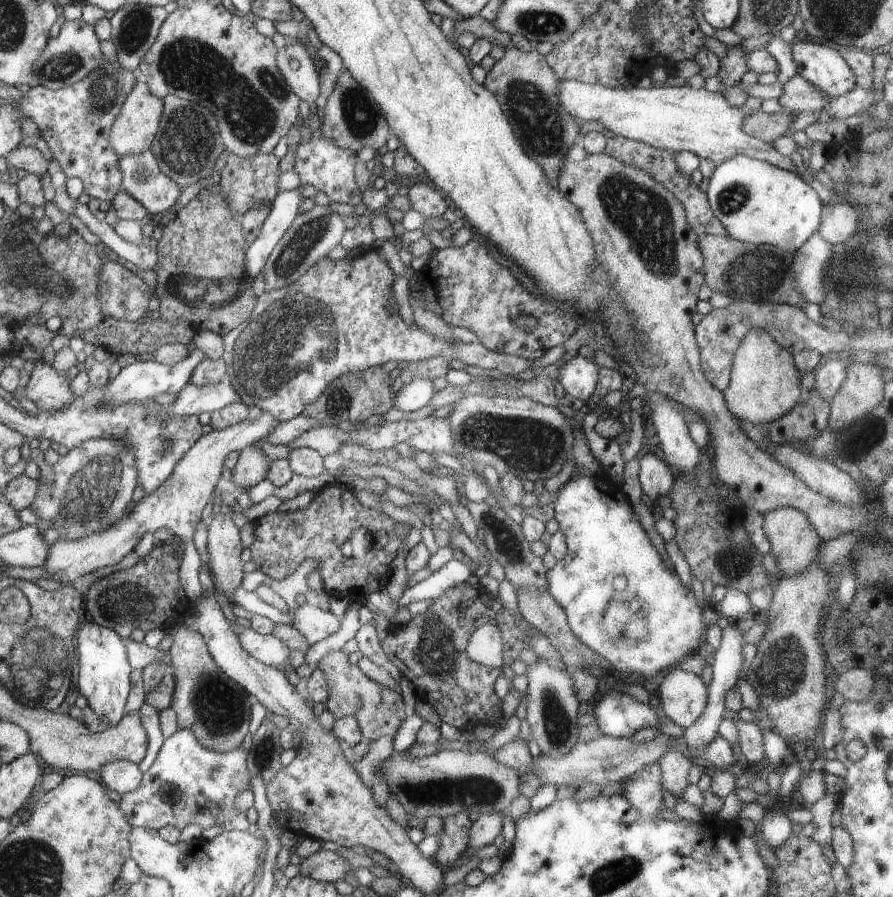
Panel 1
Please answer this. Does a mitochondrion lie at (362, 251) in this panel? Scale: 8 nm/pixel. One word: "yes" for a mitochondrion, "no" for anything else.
no

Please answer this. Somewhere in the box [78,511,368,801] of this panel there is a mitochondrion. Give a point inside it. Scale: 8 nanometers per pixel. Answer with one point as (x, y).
(219, 709)

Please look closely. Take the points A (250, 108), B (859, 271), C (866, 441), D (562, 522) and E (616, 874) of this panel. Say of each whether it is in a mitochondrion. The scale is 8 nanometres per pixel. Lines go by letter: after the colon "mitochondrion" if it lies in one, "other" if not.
A: mitochondrion
B: mitochondrion
C: mitochondrion
D: other
E: mitochondrion

